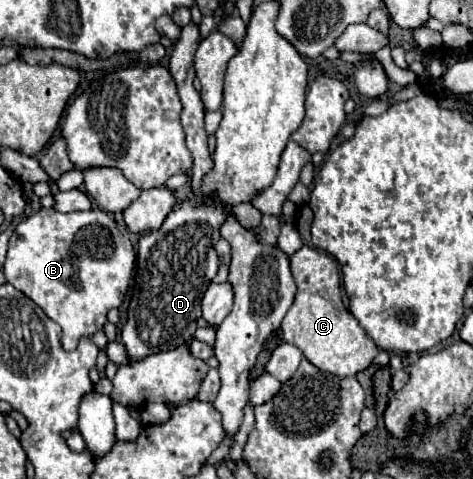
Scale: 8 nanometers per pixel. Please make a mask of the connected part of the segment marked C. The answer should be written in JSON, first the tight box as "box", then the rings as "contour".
{"box":[281,245,379,377],"contour":[[[303,245],[289,257],[289,263],[297,283],[297,295],[281,323],[283,341],[299,347],[305,359],[309,359],[317,369],[333,373],[335,377],[355,377],[359,371],[365,371],[379,353],[379,347],[365,333],[359,321],[343,307],[335,261],[325,251]]]}

